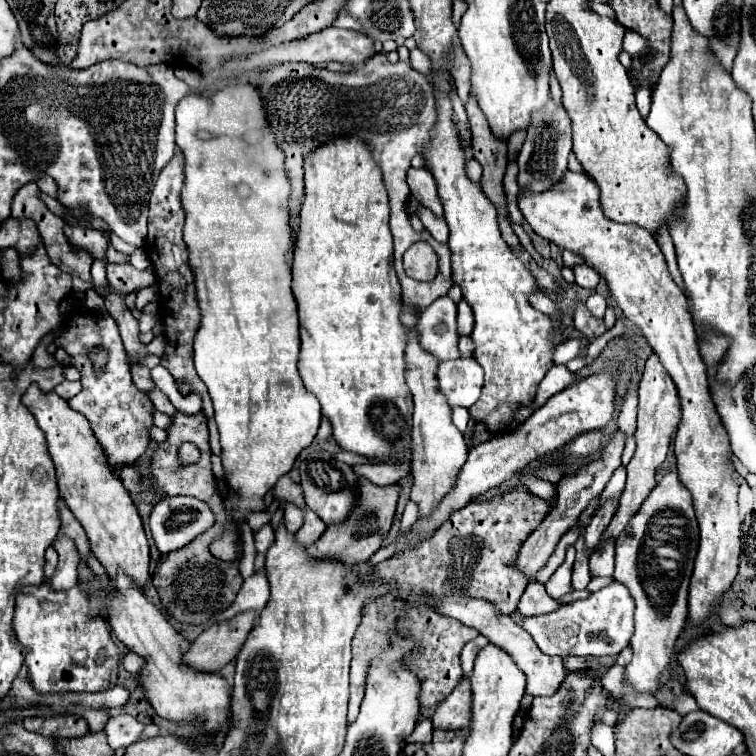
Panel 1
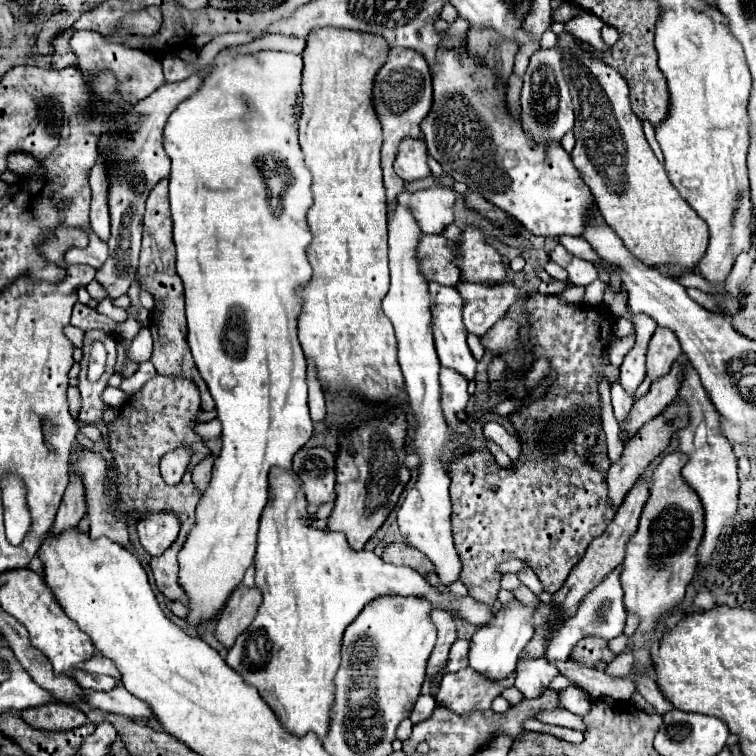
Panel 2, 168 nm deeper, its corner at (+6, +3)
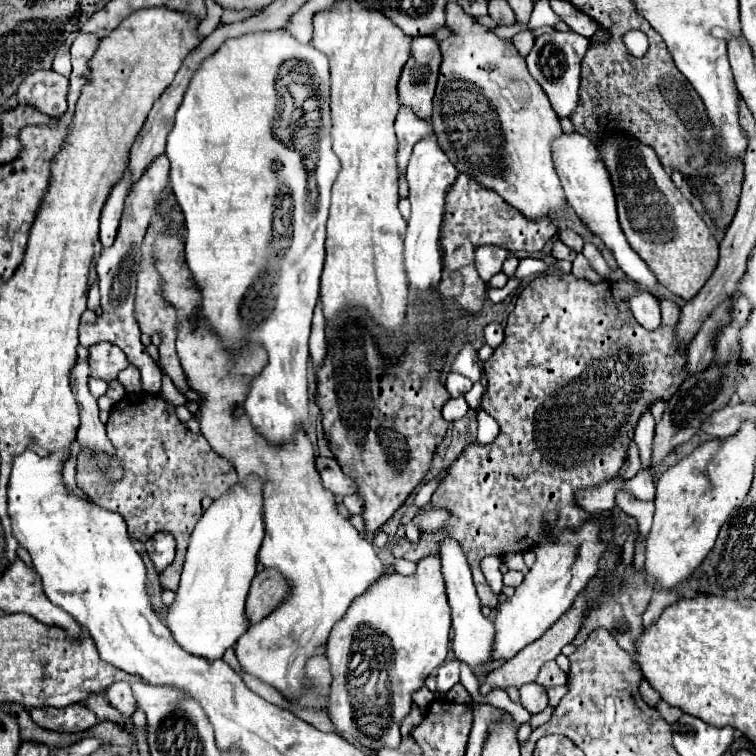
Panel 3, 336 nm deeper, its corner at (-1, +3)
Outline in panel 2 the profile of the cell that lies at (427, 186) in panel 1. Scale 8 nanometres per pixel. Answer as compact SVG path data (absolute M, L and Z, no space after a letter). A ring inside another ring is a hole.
M406 138L400 144L398 156L396 156L396 162L394 162L394 172L406 182L424 180L424 178L432 176L428 164L426 164L426 144L424 144L424 140Z

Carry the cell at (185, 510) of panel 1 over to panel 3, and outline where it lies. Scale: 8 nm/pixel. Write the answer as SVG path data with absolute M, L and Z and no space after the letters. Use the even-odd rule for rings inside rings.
M157 532L155 536L147 540L145 546L147 546L147 554L151 562L155 564L157 574L161 574L175 558L175 540L171 534L167 536L167 532Z

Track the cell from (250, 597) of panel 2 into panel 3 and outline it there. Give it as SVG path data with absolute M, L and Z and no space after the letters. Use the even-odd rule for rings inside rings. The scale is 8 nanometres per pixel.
M275 568L257 572L247 596L247 616L251 624L269 616L283 602L283 596L287 596L287 580L283 580Z

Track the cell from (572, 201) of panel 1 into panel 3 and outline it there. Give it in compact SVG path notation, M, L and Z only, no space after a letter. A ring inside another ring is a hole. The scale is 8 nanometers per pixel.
M457 2L445 8L445 26L451 30L451 38L439 42L443 52L439 84L433 98L431 124L439 138L443 152L449 156L459 172L471 174L481 186L495 190L505 202L515 206L527 218L551 216L557 218L565 206L565 194L555 174L551 158L551 140L559 136L561 124L551 108L547 94L539 88L539 82L527 72L525 58L517 52L511 40L501 40L491 30L481 26L477 18L469 16Z

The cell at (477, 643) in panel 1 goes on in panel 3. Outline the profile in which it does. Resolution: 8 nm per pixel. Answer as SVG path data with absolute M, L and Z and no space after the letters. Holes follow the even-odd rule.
M451 660L445 662L439 670L437 670L437 690L441 694L447 694L451 690L451 686L455 686L459 682L459 660Z

